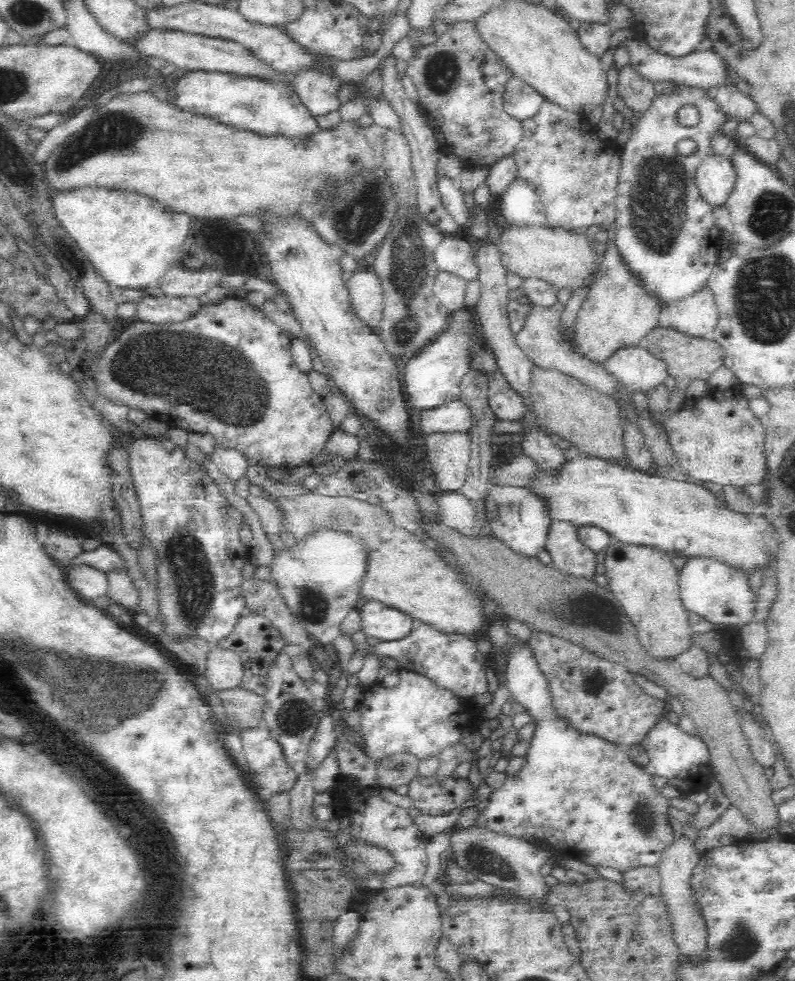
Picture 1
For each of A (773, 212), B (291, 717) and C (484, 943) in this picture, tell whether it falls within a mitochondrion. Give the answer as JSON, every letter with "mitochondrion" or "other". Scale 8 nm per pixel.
{"A":"mitochondrion","B":"mitochondrion","C":"other"}

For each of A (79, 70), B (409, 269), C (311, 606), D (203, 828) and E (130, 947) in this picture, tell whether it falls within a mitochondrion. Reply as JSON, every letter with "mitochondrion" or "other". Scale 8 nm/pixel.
{"A":"other","B":"mitochondrion","C":"mitochondrion","D":"other","E":"other"}

